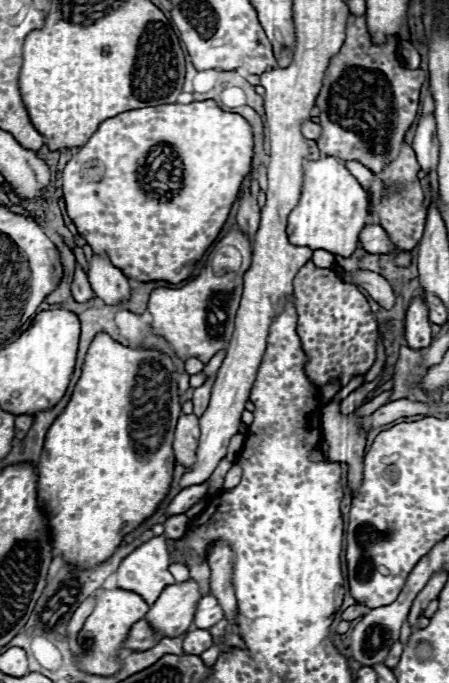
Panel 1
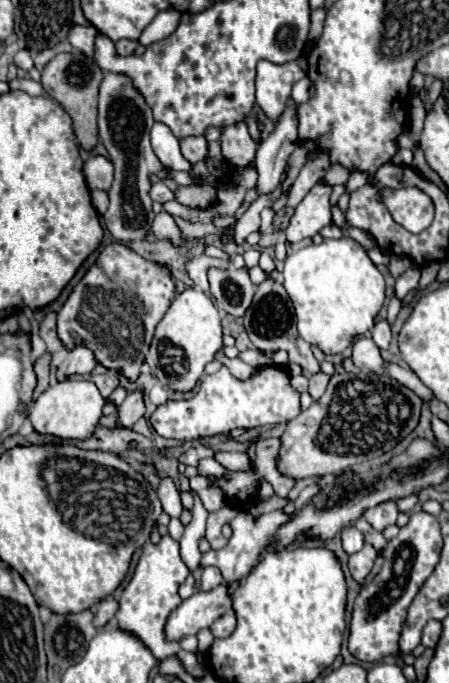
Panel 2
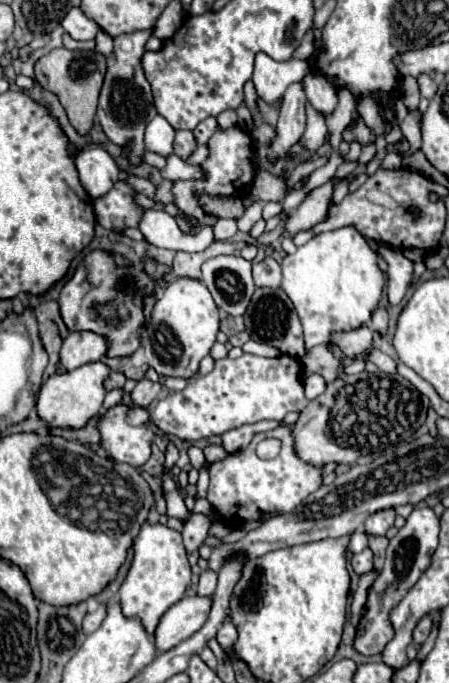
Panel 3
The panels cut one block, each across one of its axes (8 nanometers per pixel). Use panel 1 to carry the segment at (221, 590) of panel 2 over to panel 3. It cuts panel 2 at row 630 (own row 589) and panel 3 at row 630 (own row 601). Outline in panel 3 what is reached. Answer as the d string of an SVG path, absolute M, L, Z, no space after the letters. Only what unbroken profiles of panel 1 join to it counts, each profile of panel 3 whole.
M198 594L184 596L180 602L170 606L158 622L154 634L156 648L166 652L196 634L204 626L204 620L208 620L208 608L212 608L212 598Z

